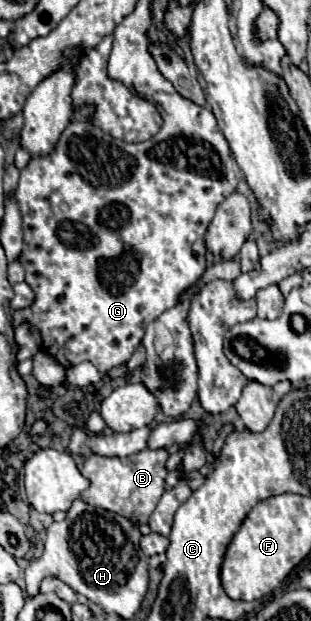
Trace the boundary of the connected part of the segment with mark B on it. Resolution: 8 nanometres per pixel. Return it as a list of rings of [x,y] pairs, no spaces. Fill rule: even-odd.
[[[142,450],[134,456],[128,458],[116,458],[116,456],[100,456],[100,454],[90,454],[82,466],[82,474],[90,480],[90,488],[82,492],[82,500],[122,514],[124,518],[128,518],[130,522],[134,522],[134,526],[142,526],[148,522],[150,514],[154,512],[162,492],[164,492],[164,480],[166,480],[166,460],[168,460],[168,452],[162,450]]]

